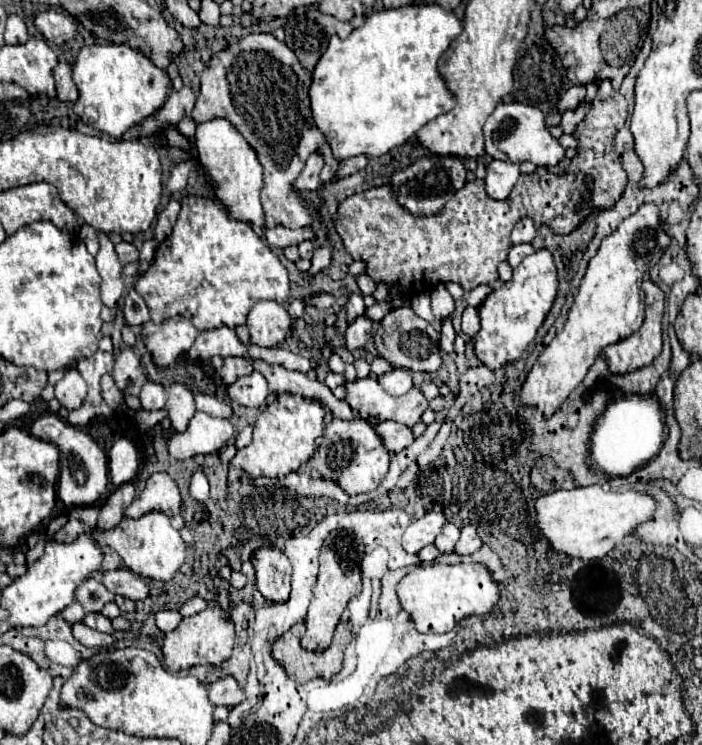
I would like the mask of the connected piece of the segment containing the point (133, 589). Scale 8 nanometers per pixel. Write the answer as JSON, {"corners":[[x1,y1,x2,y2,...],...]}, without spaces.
{"corners":[[124,568,124,570,108,570,102,574,102,584,112,592,112,594,120,594,126,596,130,600,144,600,150,596,150,588,148,584,134,574,132,570]]}

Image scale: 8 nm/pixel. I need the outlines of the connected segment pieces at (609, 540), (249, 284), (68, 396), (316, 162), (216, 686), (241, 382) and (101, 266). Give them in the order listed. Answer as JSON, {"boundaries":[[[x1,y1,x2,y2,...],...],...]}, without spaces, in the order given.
{"boundaries":[[[600,484,572,490,556,490,536,498,536,526,548,544,566,556,578,560,604,558,612,548,622,544,626,536,640,524,652,518,656,510,656,500,648,494,634,490,612,492,604,490]],[[188,196,182,202,182,210,172,228,172,234,160,242,154,262,146,272,138,276,136,292,146,300,152,322,160,324,176,314,190,320,198,332,214,330,220,326,238,326,246,322,248,310,258,300,274,300,284,304,290,288,288,288,288,272,278,256,266,246,266,242,252,230,248,222,228,218,224,206,218,206,210,198]],[[76,368,68,370,54,386,56,390,56,398,60,400,60,404,68,410,80,408,80,404,86,398,86,382,80,376,80,372]],[[314,152,314,154,308,158,302,174,296,178,294,188,296,188,298,192,312,192,312,190,316,190,316,188,322,184,322,182,320,182,320,170,322,170,322,166,324,166,324,158,320,158,320,154]],[[224,676,224,678,208,684,208,698,214,706,232,708,232,706,236,706,244,700,244,692,242,692,242,688,238,686,238,682,234,678]],[[252,372,248,376,238,378,234,384,228,386,228,396,232,402,242,404,242,406,250,406,250,408,258,408,266,402,268,398,268,382,264,378,264,374,260,372]],[[98,232,100,238,100,252,96,254,96,266,102,276,102,302,110,308,116,306,118,298,124,292,122,282,122,266,118,262,118,256,114,252,114,244,104,232]]]}

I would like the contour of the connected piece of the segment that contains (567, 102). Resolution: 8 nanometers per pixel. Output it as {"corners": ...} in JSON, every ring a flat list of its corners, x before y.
{"corners":[[572,86,560,100,560,106,558,106,560,112,566,112,566,110,578,106,578,102,582,102,584,96,586,96,586,86]]}

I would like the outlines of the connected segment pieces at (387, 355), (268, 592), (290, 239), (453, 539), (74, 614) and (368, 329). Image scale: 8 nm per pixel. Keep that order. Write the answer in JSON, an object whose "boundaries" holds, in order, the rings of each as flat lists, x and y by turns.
{"boundaries":[[[396,308,390,310,376,330,376,348,384,360,388,360,396,368,408,368,412,372,436,372,442,366,438,332,434,326,422,318,418,318,412,308]],[[260,548,252,556,256,568,256,586,270,602,286,602,290,596,292,566,288,558,274,548]],[[274,226,274,228,268,228,266,230,266,242,270,246,276,246,276,248,286,248,286,246,294,246,302,240,312,240,314,238,314,232,310,228,304,228,304,230,290,230,286,226]],[[444,524,442,532,434,540,434,546,440,552,454,552,454,546,456,546,458,538,460,538,460,528,454,526,454,524]],[[74,602,72,606,64,608,60,614,62,614,62,618,64,618,66,622,70,622,70,624,80,622,80,620,86,616,86,612,84,612,84,608,82,608,82,604,80,604,80,602]],[[360,316,356,318,348,328,346,328,346,348,348,350,356,350,362,348,372,336,372,320,368,316]]]}

